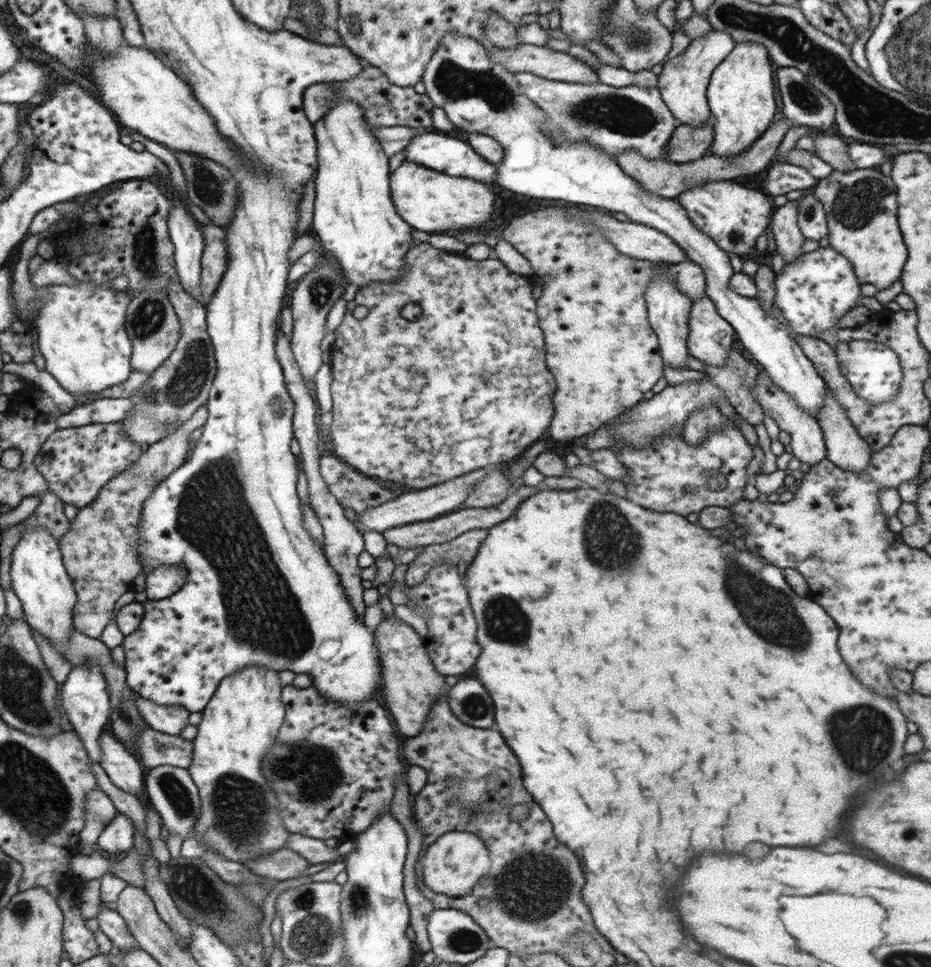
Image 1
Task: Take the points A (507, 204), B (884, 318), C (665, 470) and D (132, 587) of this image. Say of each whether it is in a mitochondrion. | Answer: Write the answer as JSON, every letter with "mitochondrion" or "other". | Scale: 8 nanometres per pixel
{"A":"other","B":"other","C":"other","D":"other"}

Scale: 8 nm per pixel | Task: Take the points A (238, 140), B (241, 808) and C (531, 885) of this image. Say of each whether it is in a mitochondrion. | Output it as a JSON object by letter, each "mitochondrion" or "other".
{"A":"other","B":"mitochondrion","C":"mitochondrion"}

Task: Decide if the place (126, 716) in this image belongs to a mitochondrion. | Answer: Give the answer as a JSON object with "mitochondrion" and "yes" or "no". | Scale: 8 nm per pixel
{"mitochondrion":"yes"}

